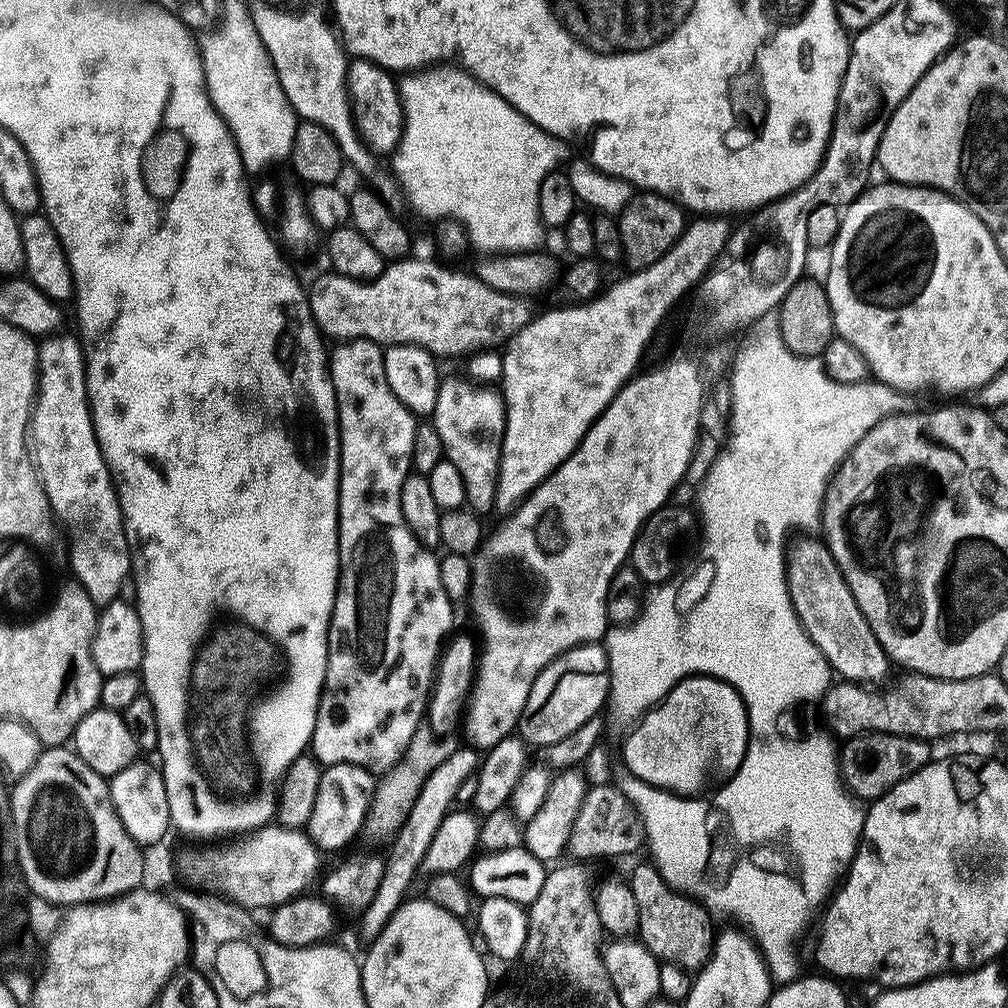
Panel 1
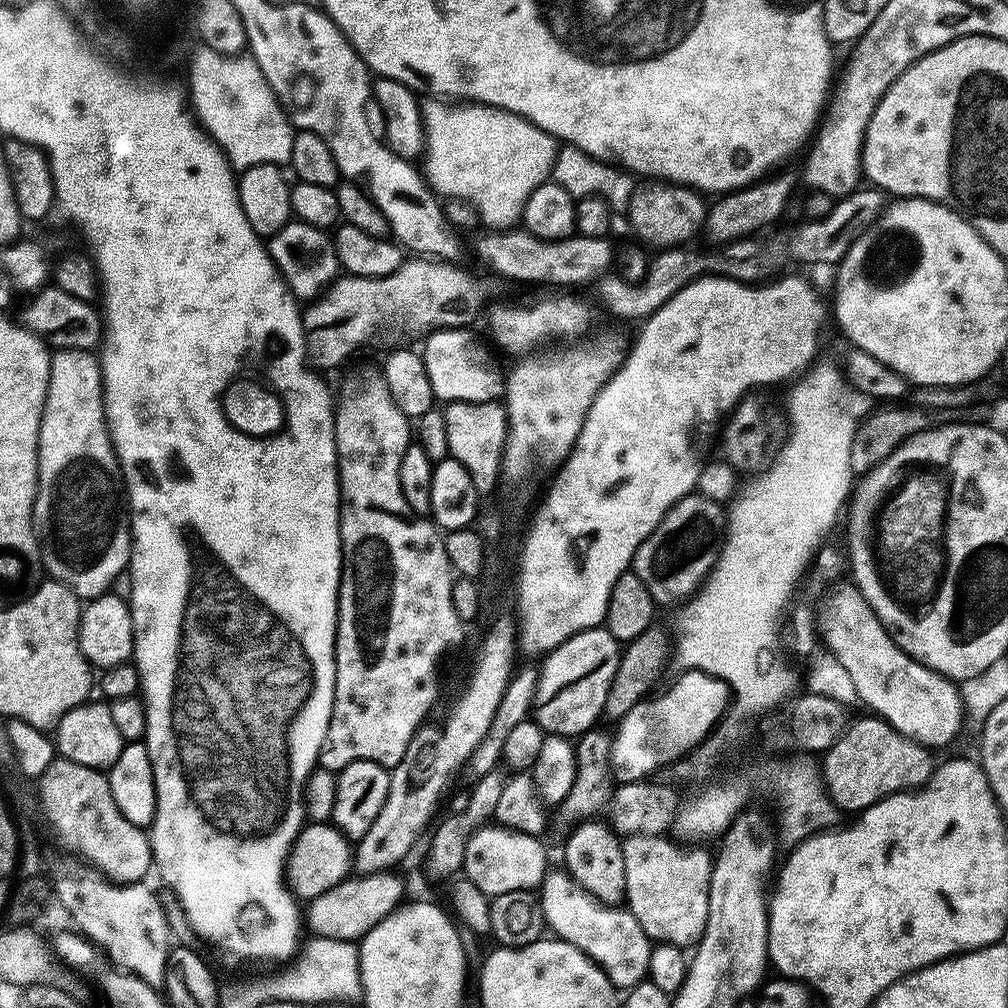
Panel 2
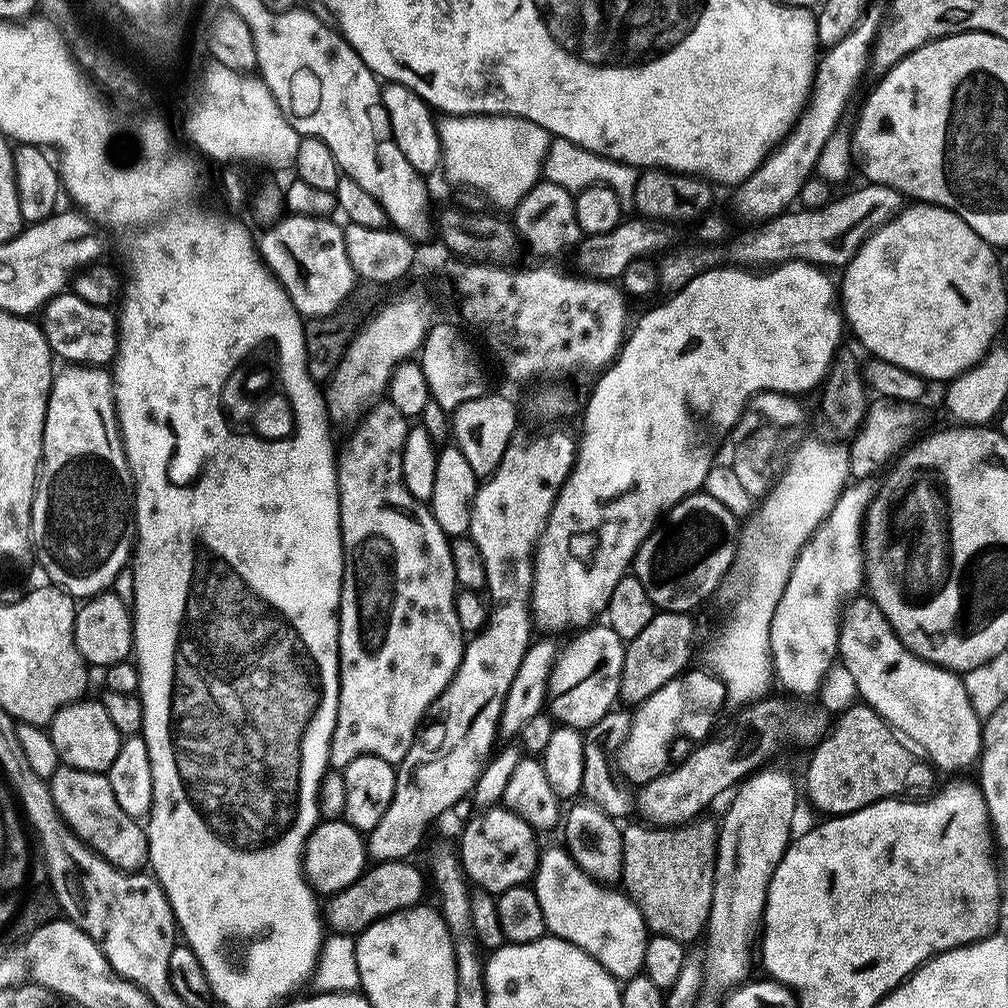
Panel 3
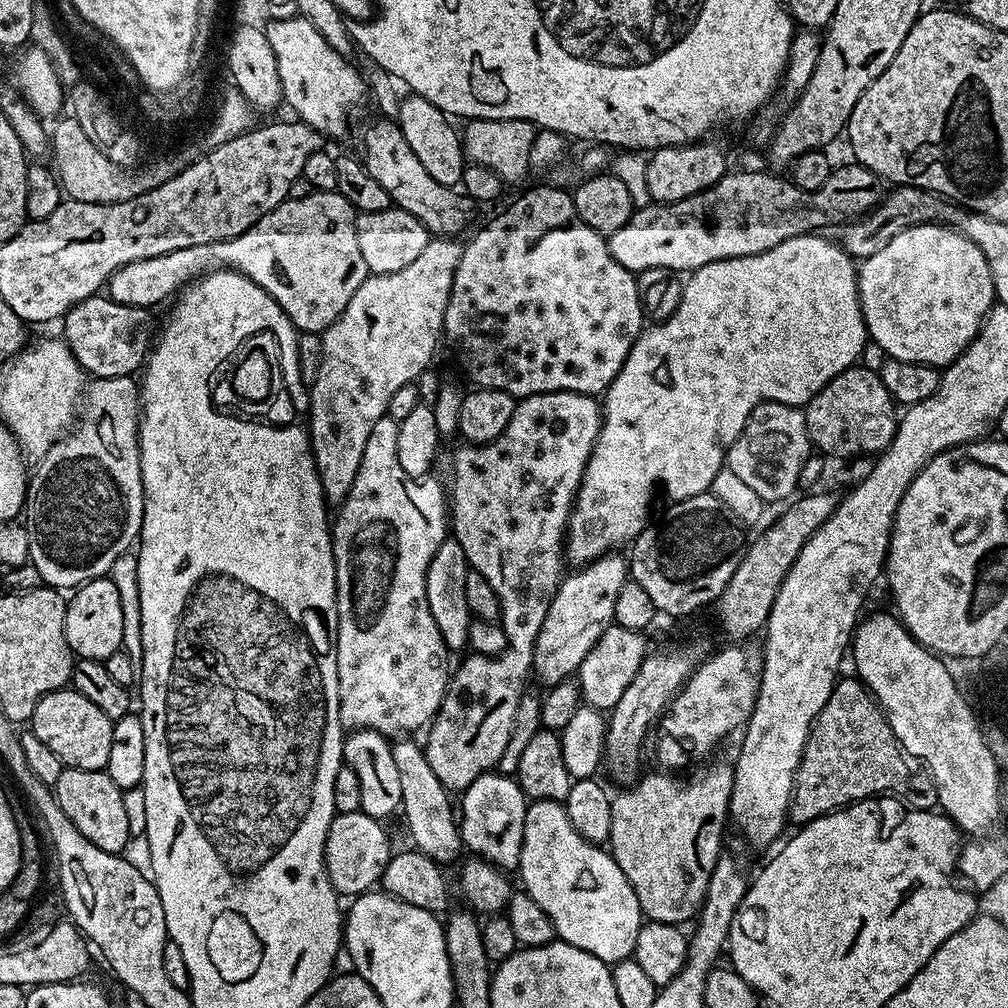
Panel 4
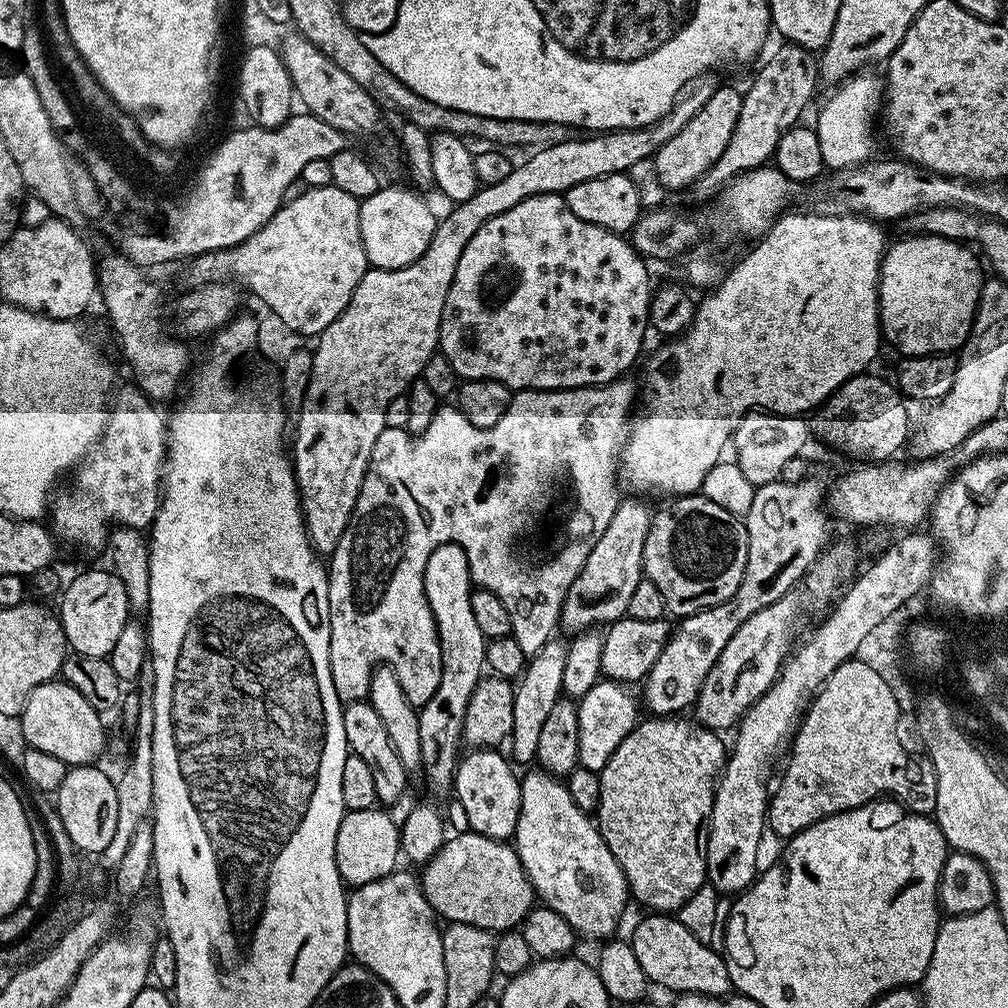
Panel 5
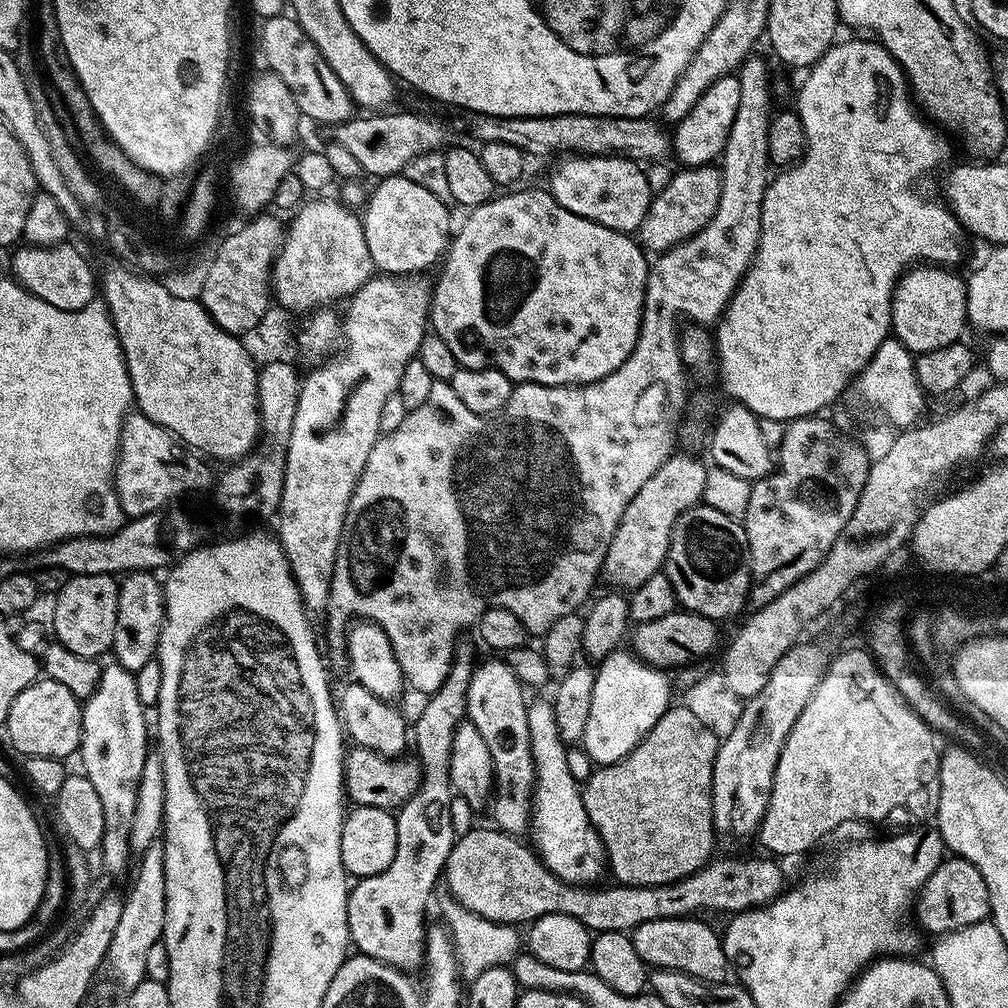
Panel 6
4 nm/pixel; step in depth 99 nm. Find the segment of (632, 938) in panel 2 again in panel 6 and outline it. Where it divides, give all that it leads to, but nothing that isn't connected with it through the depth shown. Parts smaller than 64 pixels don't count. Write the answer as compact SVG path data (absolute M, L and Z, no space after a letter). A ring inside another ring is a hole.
M551 699L528 704L528 729L532 739L532 757L536 763L536 783L532 789L530 837L534 851L543 864L566 884L592 886L606 876L604 843L590 822L584 805L582 784L570 774L567 752L558 734Z

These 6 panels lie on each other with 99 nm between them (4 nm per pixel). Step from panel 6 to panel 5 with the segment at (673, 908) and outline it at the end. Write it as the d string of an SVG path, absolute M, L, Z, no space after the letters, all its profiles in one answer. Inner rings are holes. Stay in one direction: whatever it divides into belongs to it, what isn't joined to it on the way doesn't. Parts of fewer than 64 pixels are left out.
M471 830L449 835L423 868L424 873L418 876L420 891L444 922L466 923L491 934L503 934L521 927L537 899L515 847Z

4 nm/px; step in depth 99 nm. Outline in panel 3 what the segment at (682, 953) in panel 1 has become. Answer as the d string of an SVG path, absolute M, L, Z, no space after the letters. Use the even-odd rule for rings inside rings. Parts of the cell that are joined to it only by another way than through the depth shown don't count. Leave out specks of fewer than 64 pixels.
M697 818L675 826L649 826L632 824L623 829L624 867L622 888L629 900L633 900L642 914L649 933L665 936L673 942L696 940L708 926L714 894L714 870L716 869L716 837L718 824L714 819Z

